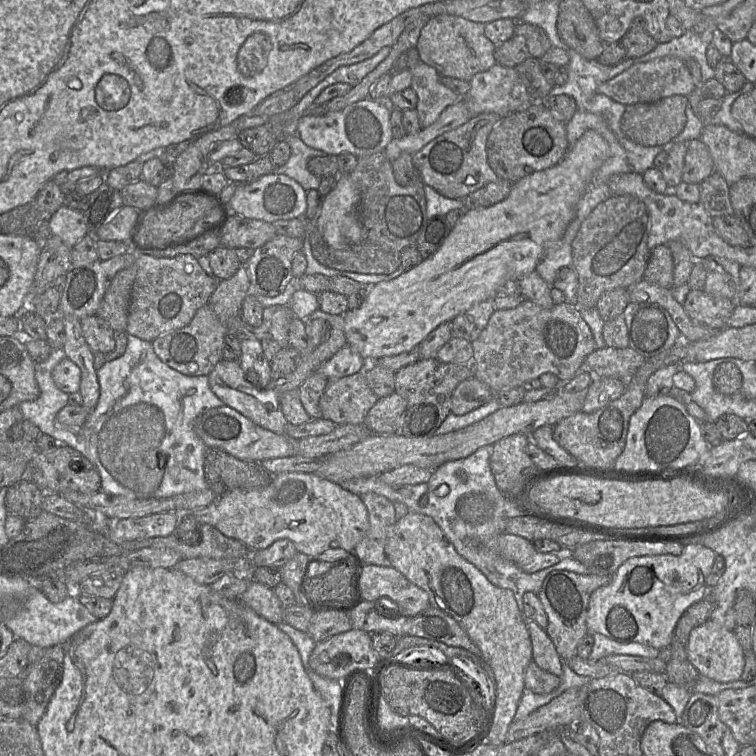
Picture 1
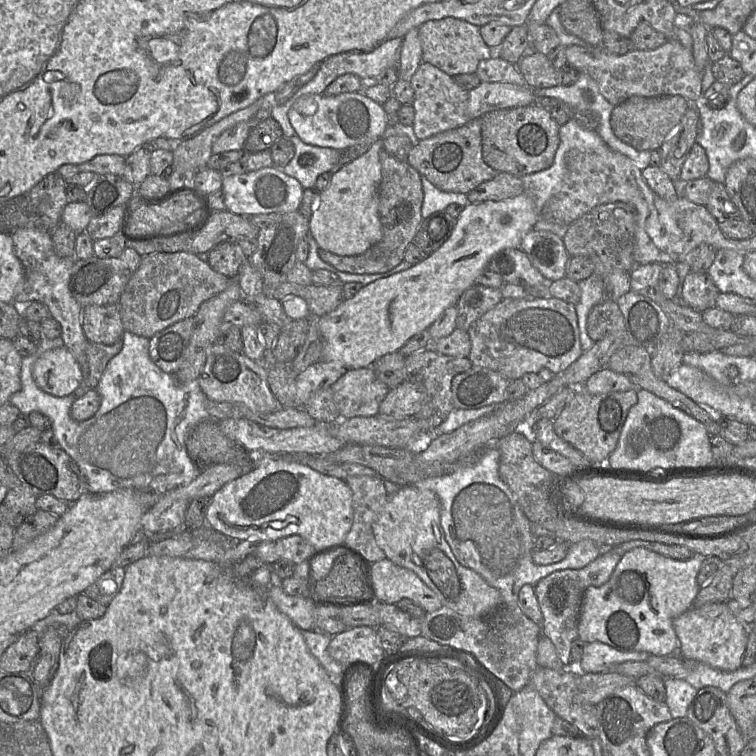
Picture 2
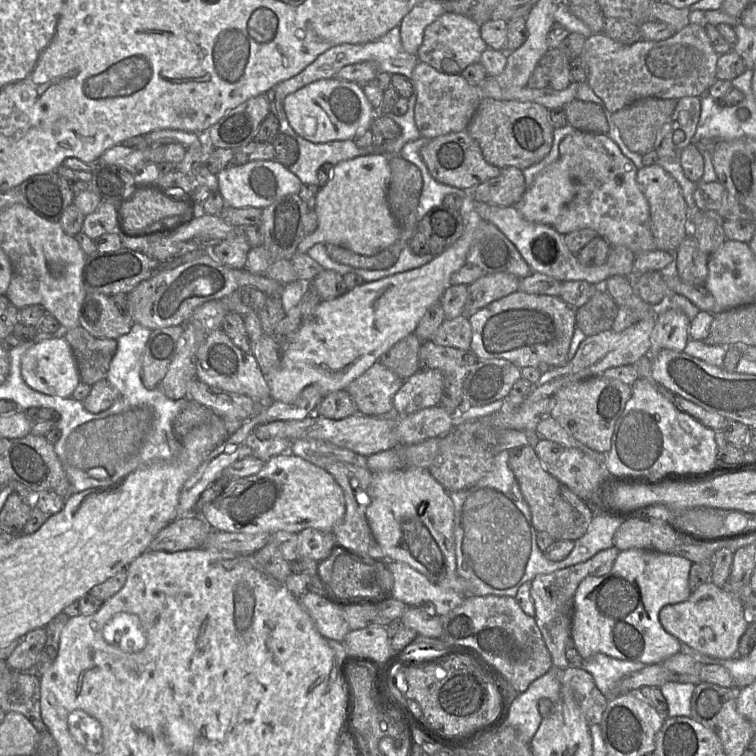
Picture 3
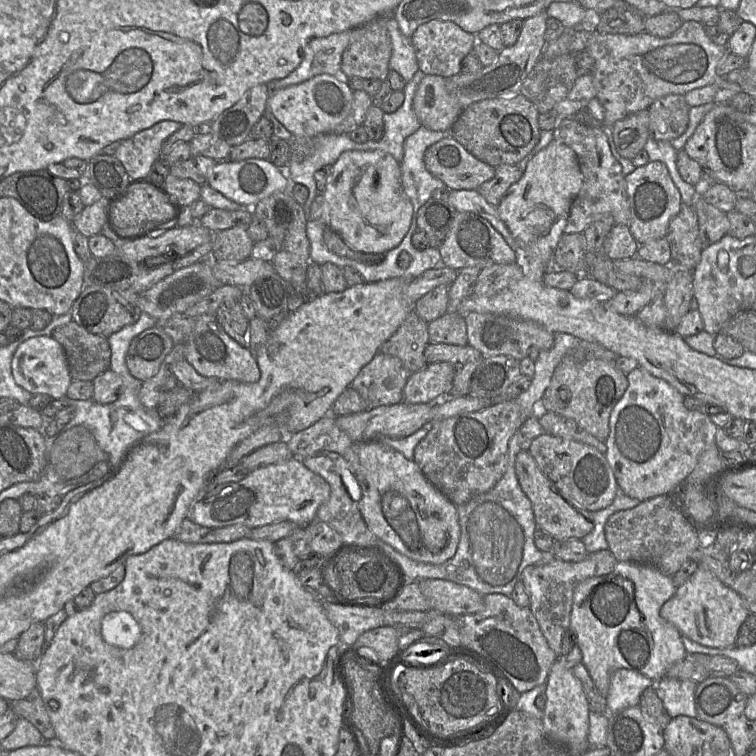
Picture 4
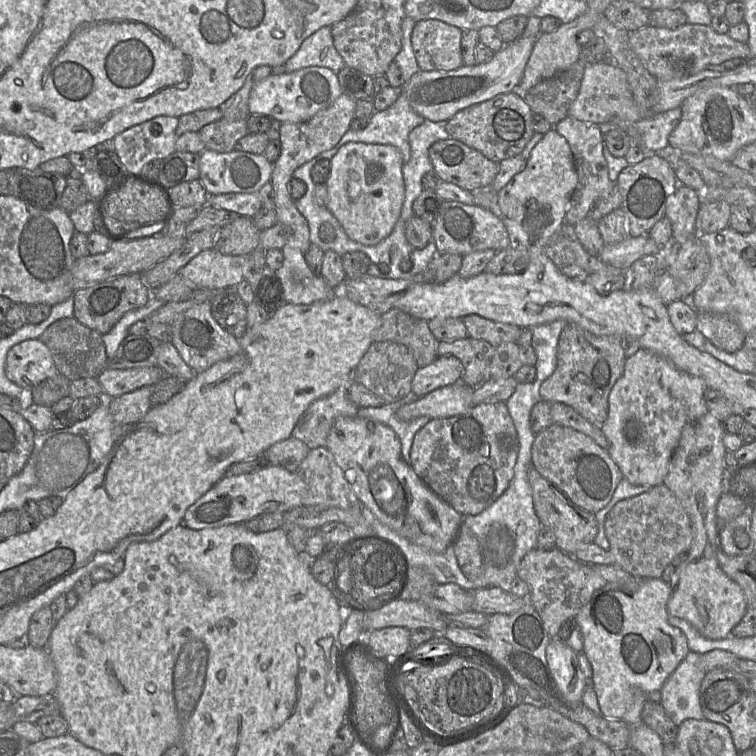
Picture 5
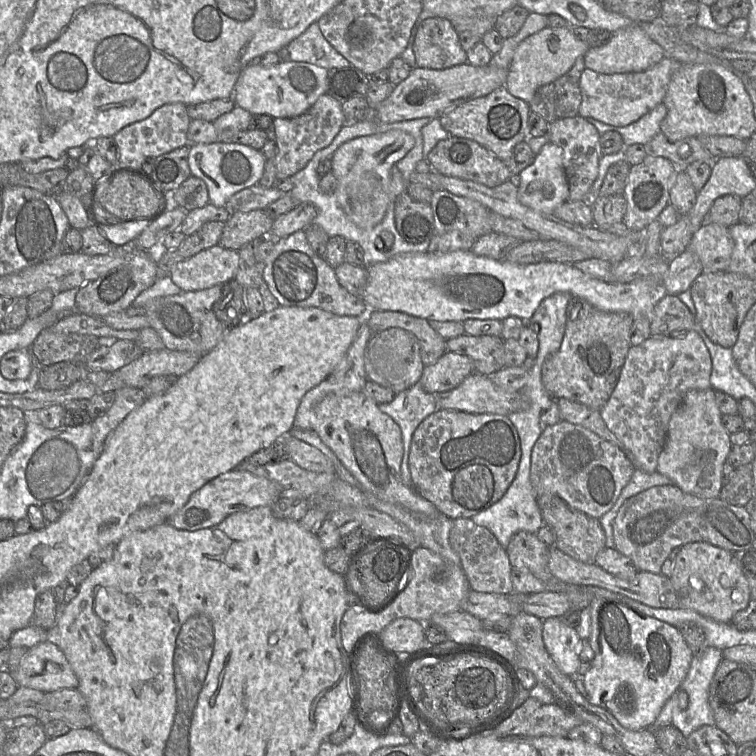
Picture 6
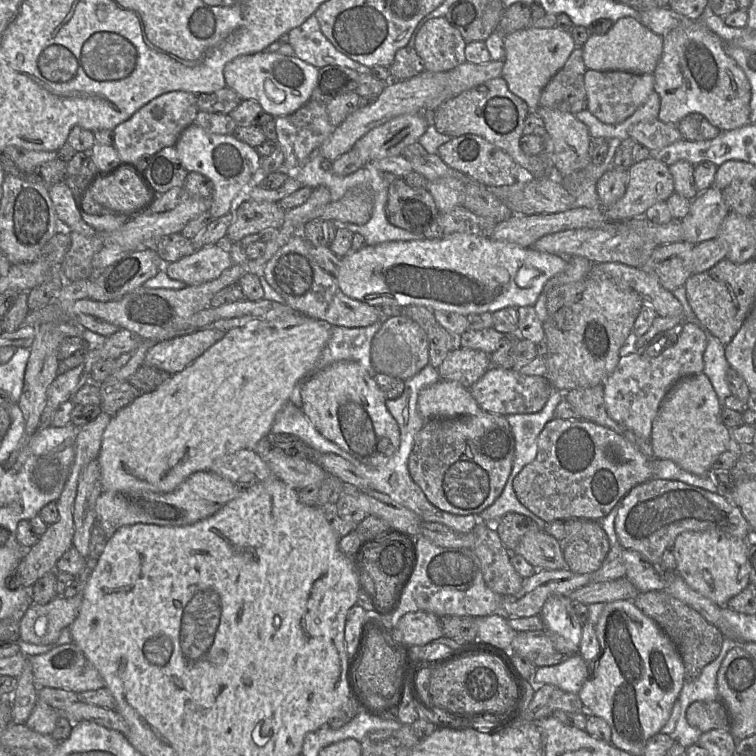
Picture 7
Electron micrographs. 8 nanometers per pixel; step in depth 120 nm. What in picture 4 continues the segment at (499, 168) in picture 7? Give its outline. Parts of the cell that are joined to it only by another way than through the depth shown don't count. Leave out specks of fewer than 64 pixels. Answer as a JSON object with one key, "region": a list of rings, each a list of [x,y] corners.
{"region":[[[450,134],[427,148],[424,163],[452,190],[477,190],[495,175],[494,167],[473,156]]]}

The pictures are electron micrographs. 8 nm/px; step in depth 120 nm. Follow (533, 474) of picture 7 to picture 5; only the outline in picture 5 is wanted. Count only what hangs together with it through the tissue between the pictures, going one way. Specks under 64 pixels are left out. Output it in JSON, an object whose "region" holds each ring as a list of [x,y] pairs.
{"region":[[[551,424],[535,434],[531,447],[531,466],[575,505],[593,514],[608,504],[624,478],[608,450],[587,435],[558,424]]]}

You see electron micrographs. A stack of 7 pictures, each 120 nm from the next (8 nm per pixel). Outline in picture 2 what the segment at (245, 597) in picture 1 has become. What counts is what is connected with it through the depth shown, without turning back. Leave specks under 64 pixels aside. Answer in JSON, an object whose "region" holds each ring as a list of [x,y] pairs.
{"region":[[[280,583],[271,584],[268,587],[268,595],[277,609],[284,613],[300,630],[315,629],[315,606],[307,597],[288,595]]]}

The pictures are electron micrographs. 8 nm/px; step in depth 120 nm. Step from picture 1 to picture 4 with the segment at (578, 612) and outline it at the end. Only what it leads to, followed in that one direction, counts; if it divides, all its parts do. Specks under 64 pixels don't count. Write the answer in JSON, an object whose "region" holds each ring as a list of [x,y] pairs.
{"region":[[[601,550],[588,554],[579,562],[565,562],[555,557],[547,557],[543,562],[529,565],[523,570],[521,581],[530,600],[530,610],[557,658],[561,655],[563,636],[569,629],[575,587],[587,578],[611,573],[617,562],[610,550]]]}

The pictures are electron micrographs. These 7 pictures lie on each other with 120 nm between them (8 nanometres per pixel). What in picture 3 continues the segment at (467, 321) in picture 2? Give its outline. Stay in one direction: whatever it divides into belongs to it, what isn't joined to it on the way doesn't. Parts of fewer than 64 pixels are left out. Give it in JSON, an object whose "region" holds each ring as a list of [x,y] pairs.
{"region":[[[505,272],[483,275],[468,285],[462,315],[469,319],[491,302],[518,291],[519,281],[516,276]]]}

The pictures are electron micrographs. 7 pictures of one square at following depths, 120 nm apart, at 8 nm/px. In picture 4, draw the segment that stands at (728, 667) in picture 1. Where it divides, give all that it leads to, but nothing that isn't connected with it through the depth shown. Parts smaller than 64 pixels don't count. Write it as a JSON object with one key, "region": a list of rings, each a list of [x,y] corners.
{"region":[[[701,566],[684,584],[676,588],[675,594],[660,609],[660,616],[674,625],[682,636],[711,648],[735,646],[738,631],[749,614],[740,595]]]}

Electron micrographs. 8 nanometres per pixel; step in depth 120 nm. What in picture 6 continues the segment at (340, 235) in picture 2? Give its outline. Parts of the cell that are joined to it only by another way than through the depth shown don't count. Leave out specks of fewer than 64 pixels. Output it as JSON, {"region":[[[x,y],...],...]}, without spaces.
{"region":[[[390,130],[351,139],[331,156],[331,172],[337,180],[337,201],[358,227],[372,229],[384,219],[389,204],[392,168],[414,144],[415,140],[410,134],[402,130]]]}

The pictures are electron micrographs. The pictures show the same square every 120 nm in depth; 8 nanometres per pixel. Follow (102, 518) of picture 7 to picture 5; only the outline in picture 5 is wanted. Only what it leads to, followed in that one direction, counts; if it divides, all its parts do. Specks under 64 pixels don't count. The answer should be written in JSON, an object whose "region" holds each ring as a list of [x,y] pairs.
{"region":[[[267,464],[250,473],[225,475],[186,510],[182,523],[192,530],[218,528],[224,525],[245,523],[262,514],[276,512],[285,513],[300,507],[302,506],[302,499],[306,494],[307,485],[300,476],[288,471],[282,465]]]}

